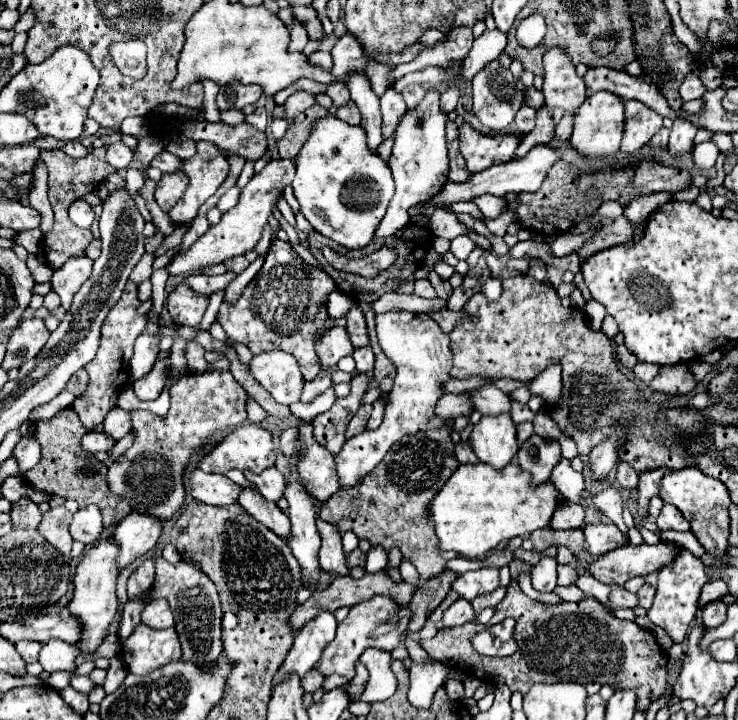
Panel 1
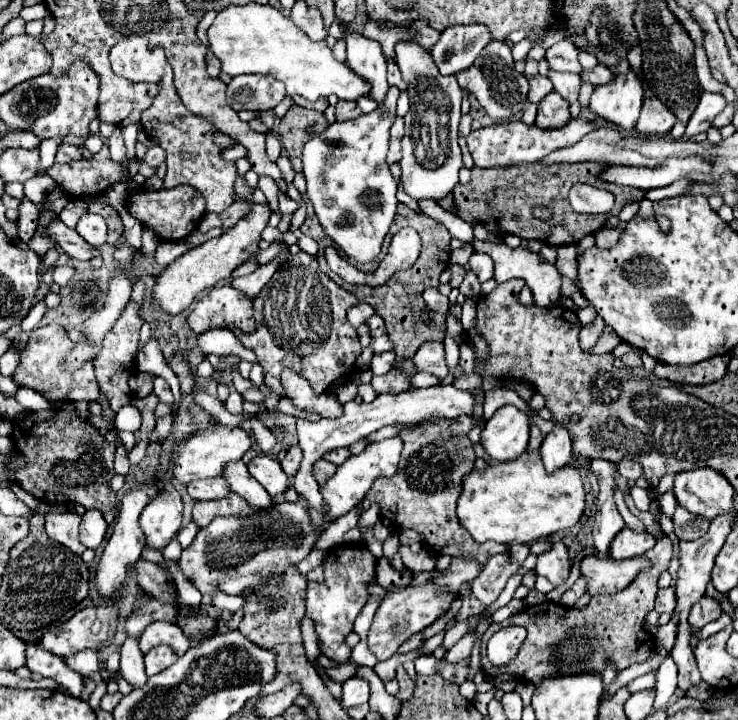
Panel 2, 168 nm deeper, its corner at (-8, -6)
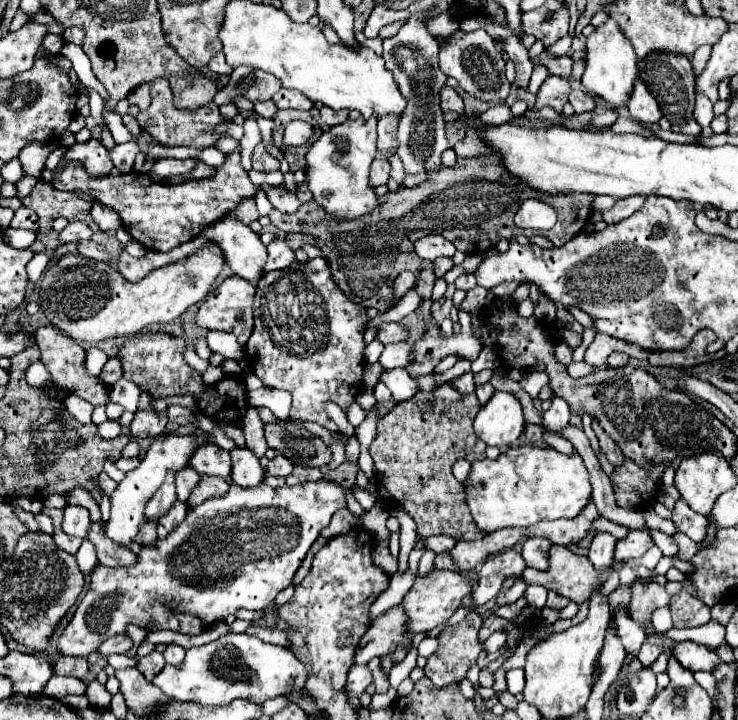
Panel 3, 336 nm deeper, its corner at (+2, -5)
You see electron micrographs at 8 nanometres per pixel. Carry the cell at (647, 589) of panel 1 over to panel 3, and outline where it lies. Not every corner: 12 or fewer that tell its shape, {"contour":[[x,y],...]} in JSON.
{"contour":[[642,580],[632,586],[630,618],[650,620],[656,608],[668,606],[664,586]]}

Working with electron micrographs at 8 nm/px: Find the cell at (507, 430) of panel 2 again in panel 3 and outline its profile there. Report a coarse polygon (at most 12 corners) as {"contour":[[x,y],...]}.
{"contour":[[496,390],[474,430],[488,446],[512,446],[524,432],[522,406]]}

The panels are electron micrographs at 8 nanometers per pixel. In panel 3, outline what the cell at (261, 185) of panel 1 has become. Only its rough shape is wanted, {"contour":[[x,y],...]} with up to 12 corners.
{"contour":[[220,246],[128,282],[80,254],[50,260],[38,304],[84,344],[178,318],[208,296]]}

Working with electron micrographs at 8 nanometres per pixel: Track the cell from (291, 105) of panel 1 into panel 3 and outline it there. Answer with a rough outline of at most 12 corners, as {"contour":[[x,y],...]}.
{"contour":[[280,88],[272,102],[278,108],[310,110],[314,106],[298,90]]}

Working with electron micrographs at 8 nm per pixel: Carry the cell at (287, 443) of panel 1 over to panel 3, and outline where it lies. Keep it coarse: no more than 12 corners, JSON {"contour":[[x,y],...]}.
{"contour":[[282,454],[268,462],[268,474],[286,478],[292,462]]}

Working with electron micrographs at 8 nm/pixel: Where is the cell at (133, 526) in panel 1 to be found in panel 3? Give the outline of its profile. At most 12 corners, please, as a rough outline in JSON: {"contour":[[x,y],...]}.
{"contour":[[174,474],[146,504],[146,520],[158,522],[176,500]]}

